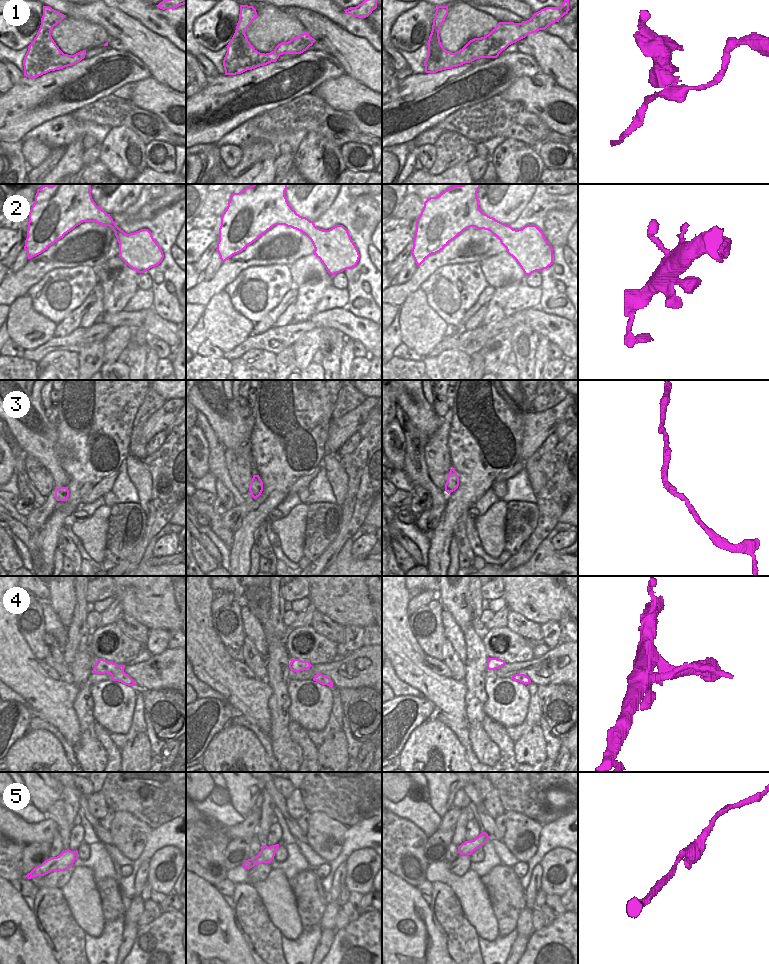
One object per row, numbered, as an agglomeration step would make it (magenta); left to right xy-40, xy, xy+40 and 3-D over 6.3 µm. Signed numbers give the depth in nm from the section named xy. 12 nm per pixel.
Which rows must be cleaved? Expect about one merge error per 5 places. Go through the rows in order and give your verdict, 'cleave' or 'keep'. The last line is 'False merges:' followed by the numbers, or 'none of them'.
1: cleave
2: keep
3: keep
4: keep
5: keep
False merges: 1

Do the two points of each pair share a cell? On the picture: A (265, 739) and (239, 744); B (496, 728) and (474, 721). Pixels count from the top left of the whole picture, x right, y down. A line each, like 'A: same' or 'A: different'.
A: different
B: different

